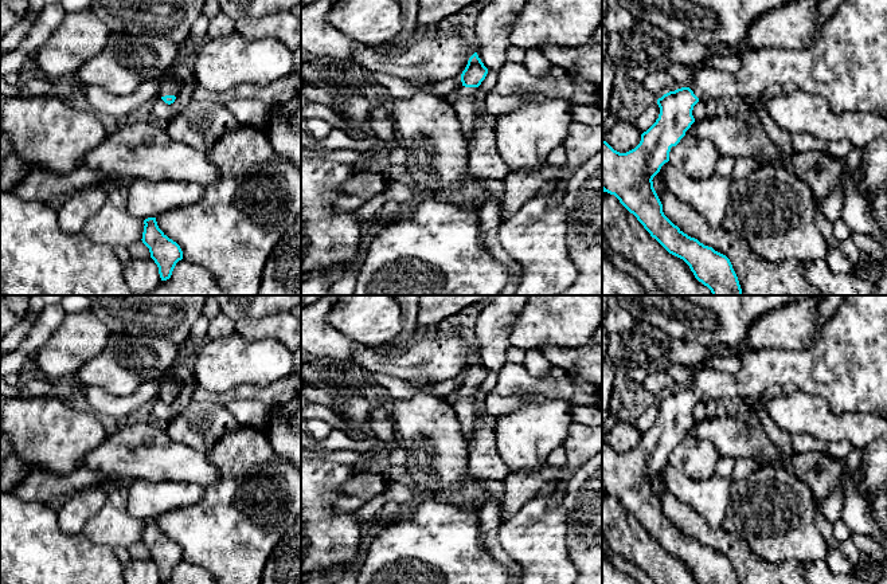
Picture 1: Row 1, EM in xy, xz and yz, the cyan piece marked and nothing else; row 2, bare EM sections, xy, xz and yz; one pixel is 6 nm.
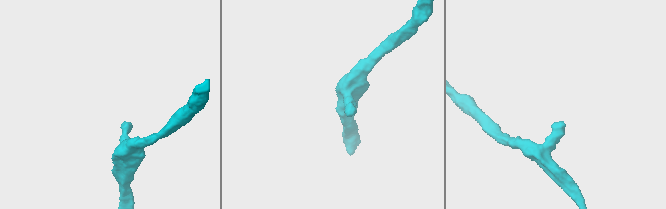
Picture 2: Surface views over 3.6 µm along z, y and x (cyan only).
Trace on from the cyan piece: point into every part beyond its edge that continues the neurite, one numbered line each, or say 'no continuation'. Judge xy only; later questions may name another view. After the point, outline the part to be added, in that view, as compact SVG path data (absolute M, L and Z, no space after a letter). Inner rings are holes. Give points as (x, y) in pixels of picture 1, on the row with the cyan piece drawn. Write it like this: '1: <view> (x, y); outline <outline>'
1: xy (167, 86); outline M165 71L160 79L159 97L175 95L177 97L180 89L175 83L172 71Z

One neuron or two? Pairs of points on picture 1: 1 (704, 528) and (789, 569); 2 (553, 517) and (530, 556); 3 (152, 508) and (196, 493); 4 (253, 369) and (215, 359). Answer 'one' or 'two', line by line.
1: one
2: one
3: one
4: one

